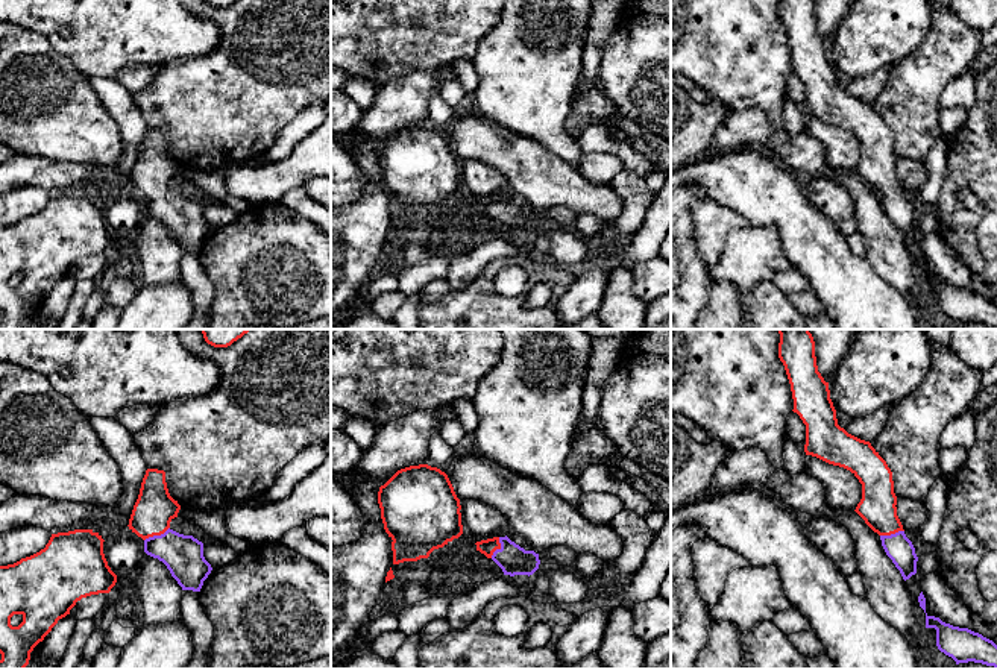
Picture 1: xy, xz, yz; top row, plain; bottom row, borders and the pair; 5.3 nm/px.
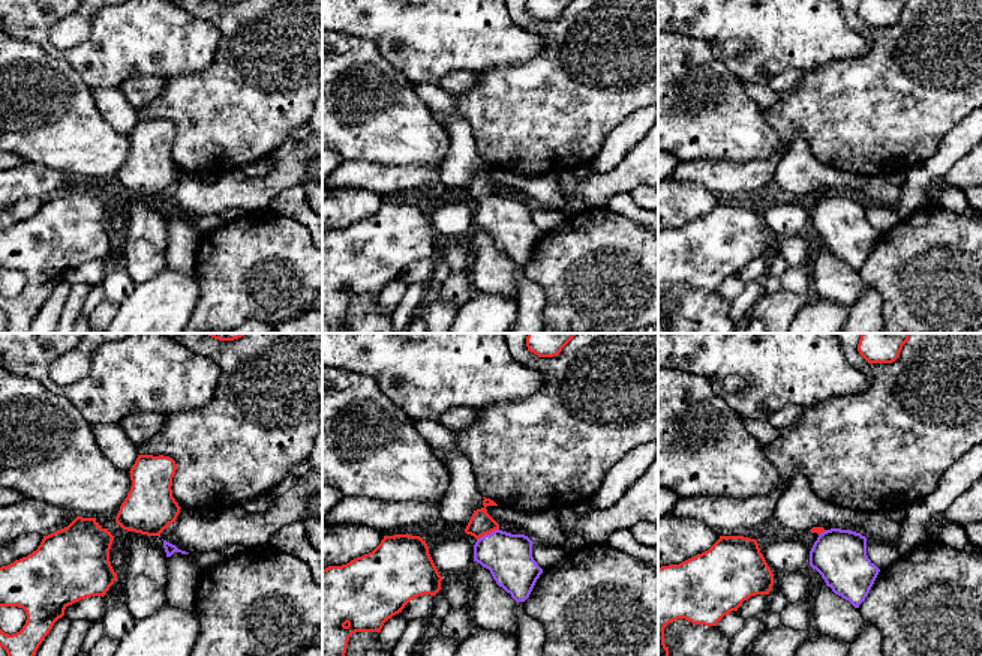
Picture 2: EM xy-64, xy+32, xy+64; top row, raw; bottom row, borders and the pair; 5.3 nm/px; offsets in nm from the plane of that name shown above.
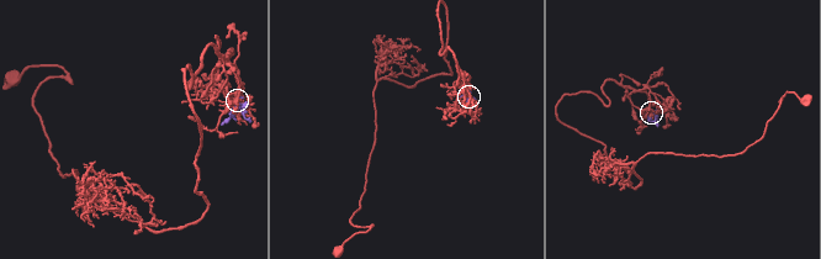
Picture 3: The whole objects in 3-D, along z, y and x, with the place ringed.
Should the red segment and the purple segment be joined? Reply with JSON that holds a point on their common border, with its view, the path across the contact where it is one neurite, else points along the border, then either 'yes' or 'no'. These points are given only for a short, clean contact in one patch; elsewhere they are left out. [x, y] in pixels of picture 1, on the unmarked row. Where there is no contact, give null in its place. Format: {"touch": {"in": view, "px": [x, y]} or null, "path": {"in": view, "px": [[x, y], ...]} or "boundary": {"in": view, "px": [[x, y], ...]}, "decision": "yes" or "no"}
{"touch": {"in": "xy", "px": [157, 194]}, "path": {"in": "xy", "px": [[154, 170], [157, 194], [182, 214]]}, "decision": "yes"}

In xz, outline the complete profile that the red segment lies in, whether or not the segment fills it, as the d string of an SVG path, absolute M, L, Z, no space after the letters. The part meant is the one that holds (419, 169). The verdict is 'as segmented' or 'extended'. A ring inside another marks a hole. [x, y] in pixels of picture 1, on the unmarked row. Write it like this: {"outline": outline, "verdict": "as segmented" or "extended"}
{"outline": "M419 124L398 130L379 147L378 164L384 190L393 200L393 225L428 218L434 209L463 194L460 159L448 135L437 127Z", "verdict": "as segmented"}

